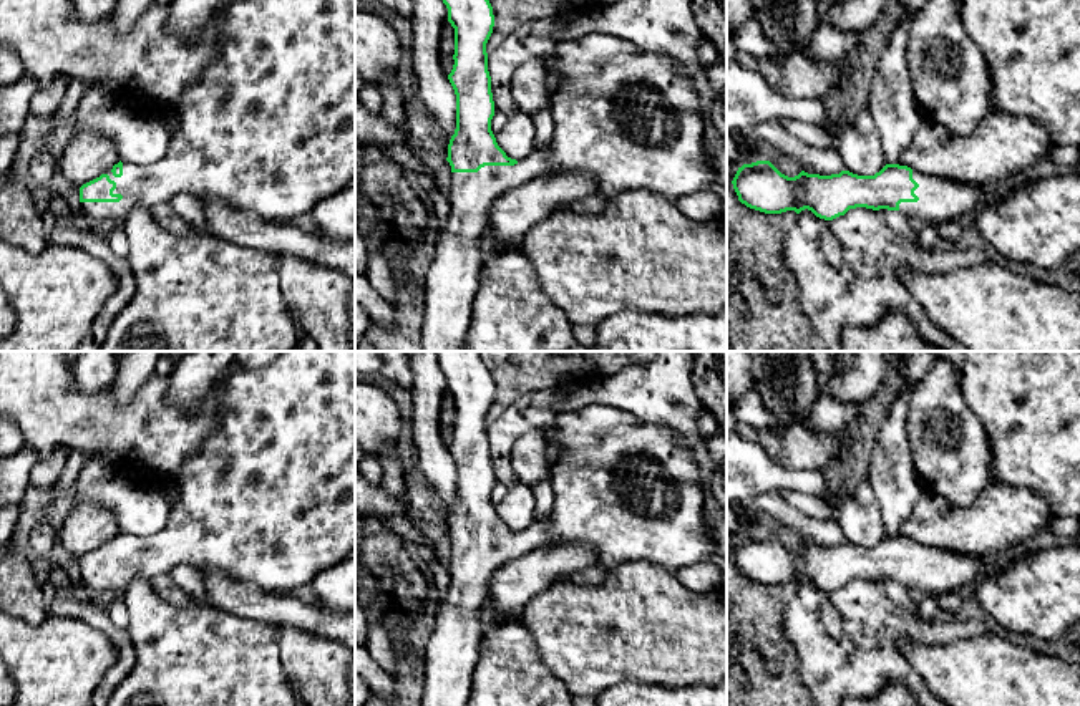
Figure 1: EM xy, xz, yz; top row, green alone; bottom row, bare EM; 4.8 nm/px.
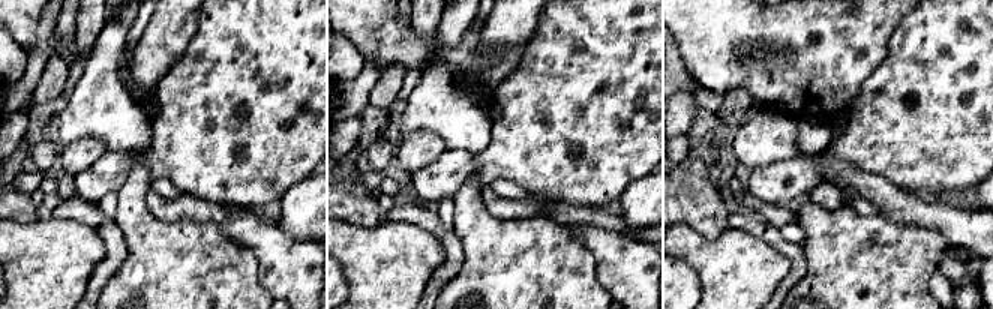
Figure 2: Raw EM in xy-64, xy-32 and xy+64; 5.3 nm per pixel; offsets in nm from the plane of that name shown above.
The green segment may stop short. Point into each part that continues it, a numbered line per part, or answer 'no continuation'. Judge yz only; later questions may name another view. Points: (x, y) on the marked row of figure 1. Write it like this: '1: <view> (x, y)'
1: yz (939, 199)

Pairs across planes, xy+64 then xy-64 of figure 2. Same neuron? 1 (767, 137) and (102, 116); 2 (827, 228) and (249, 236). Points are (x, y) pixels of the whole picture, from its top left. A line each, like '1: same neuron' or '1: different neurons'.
1: different neurons
2: different neurons

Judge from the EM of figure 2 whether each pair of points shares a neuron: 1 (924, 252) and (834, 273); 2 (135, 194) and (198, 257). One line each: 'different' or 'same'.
1: same
2: same

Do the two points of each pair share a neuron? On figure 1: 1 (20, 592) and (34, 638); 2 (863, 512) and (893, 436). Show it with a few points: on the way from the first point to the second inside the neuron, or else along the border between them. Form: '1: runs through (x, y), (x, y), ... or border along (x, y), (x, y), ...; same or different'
1: border along (50, 612), (38, 623), (27, 623), (17, 618); different
2: border along (866, 478), (883, 526); different

